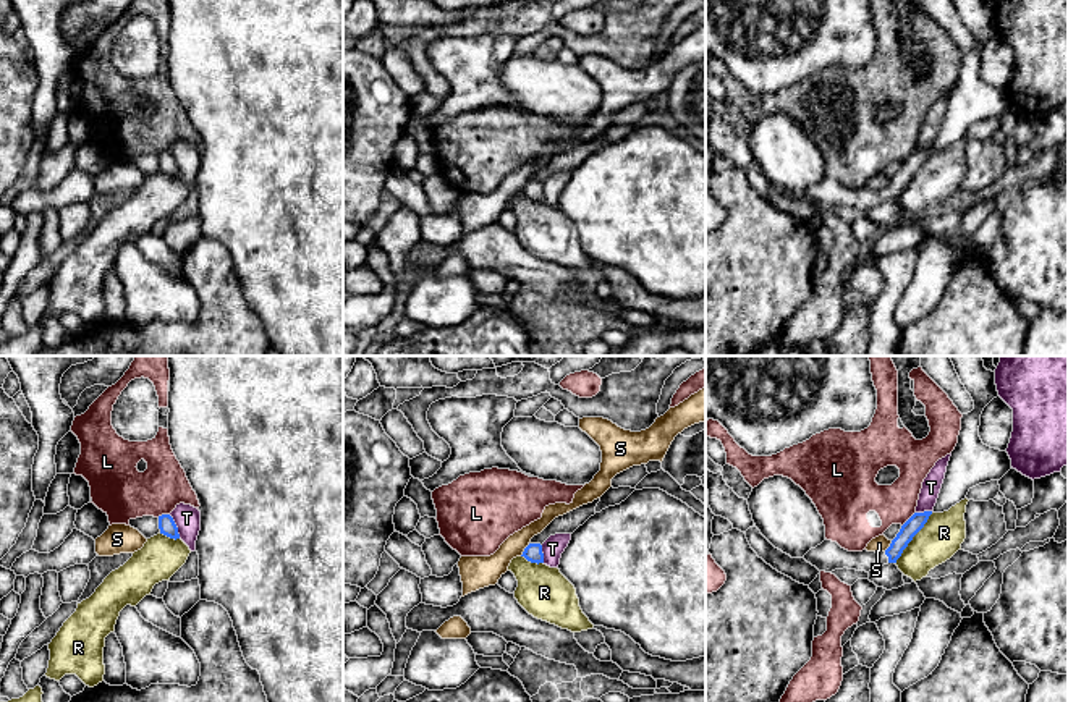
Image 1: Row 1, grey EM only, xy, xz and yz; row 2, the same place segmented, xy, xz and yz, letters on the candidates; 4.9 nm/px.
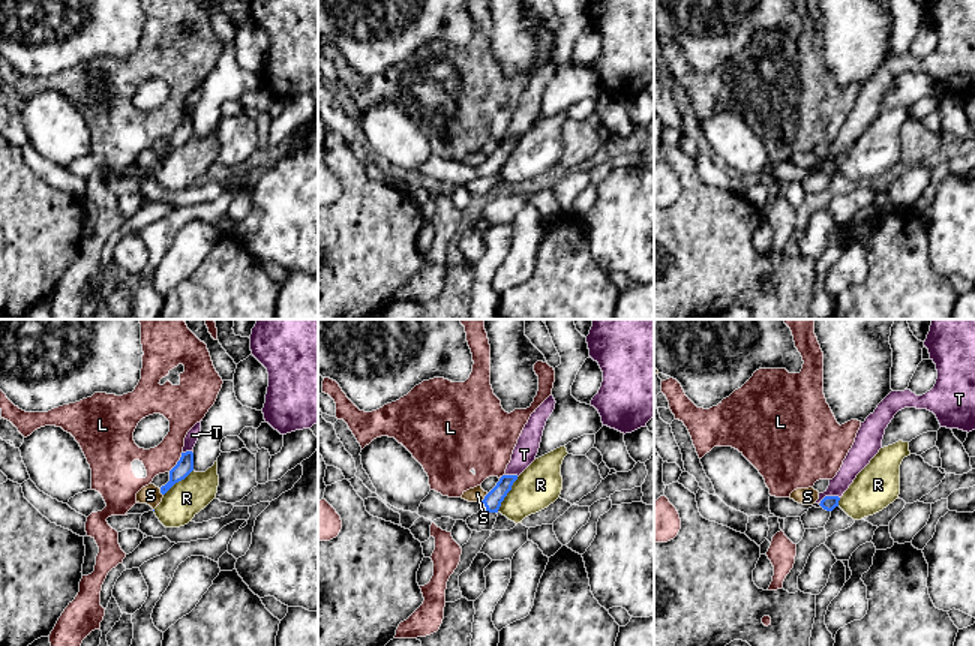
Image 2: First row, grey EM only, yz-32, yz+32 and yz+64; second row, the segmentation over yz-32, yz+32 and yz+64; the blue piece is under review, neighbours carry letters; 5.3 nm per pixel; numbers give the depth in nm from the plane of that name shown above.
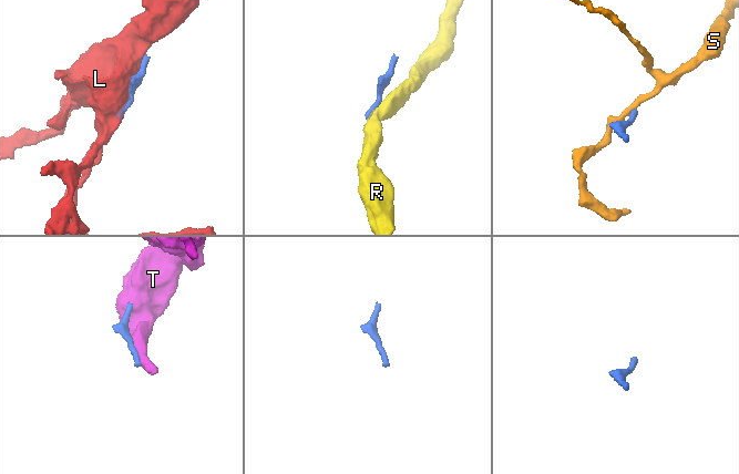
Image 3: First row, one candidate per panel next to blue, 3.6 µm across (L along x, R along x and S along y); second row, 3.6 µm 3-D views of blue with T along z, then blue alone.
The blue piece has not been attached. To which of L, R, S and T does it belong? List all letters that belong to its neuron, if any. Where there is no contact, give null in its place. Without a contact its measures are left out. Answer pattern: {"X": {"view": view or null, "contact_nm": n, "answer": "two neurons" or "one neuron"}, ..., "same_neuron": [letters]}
{"L": {"view": "yz", "contact_nm": 100, "answer": "two neurons"}, "R": {"view": "yz", "contact_nm": 320, "answer": "two neurons"}, "S": {"view": "xz", "contact_nm": 80, "answer": "two neurons"}, "T": {"view": "xy", "contact_nm": 130, "answer": "two neurons"}, "same_neuron": []}

